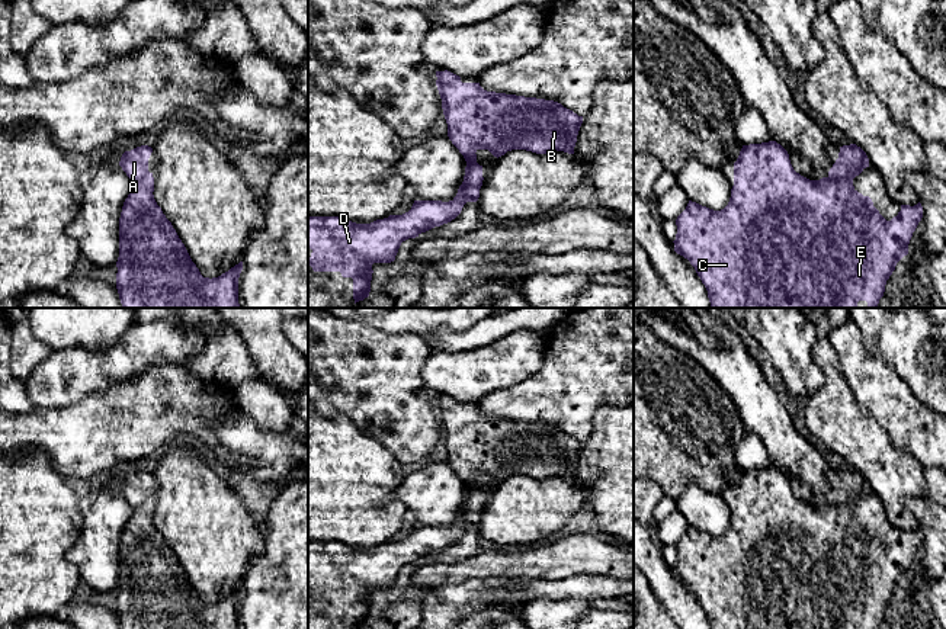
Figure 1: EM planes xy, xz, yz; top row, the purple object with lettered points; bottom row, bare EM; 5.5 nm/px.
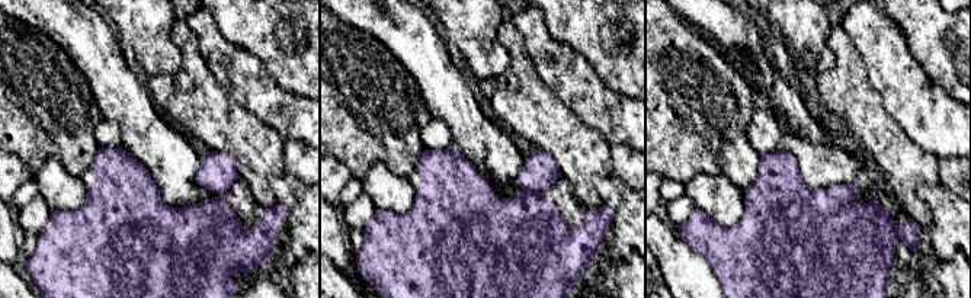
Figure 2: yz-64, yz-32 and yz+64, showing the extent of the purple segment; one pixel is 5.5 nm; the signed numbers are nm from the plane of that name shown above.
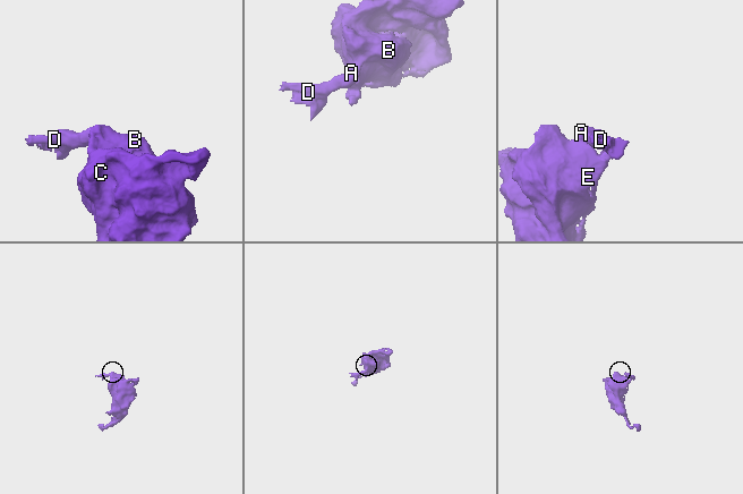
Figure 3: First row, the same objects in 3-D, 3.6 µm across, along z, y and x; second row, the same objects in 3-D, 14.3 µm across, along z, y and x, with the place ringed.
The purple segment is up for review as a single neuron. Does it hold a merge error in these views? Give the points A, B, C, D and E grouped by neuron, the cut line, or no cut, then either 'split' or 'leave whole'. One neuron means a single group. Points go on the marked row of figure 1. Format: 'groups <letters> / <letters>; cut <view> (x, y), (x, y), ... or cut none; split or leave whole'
groups A D / B C E; cut yz (829, 176), (852, 180); split

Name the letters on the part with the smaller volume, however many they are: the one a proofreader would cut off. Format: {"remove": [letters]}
{"remove": ["A", "D"]}

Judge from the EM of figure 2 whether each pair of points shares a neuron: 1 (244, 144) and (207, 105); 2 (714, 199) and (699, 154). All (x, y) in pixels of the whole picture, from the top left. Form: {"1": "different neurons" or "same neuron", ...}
{"1": "same neuron", "2": "different neurons"}

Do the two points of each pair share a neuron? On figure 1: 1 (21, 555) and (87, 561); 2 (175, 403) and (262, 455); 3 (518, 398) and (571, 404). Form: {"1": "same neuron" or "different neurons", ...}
{"1": "different neurons", "2": "different neurons", "3": "same neuron"}

